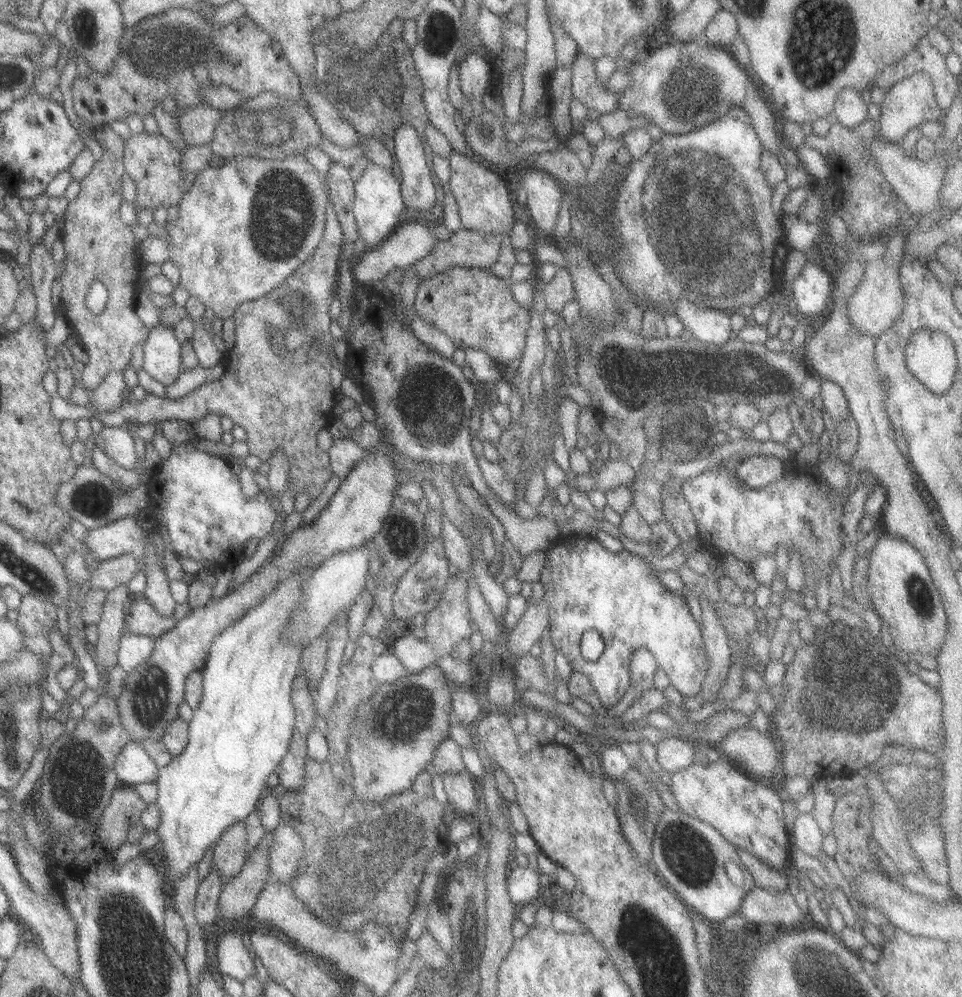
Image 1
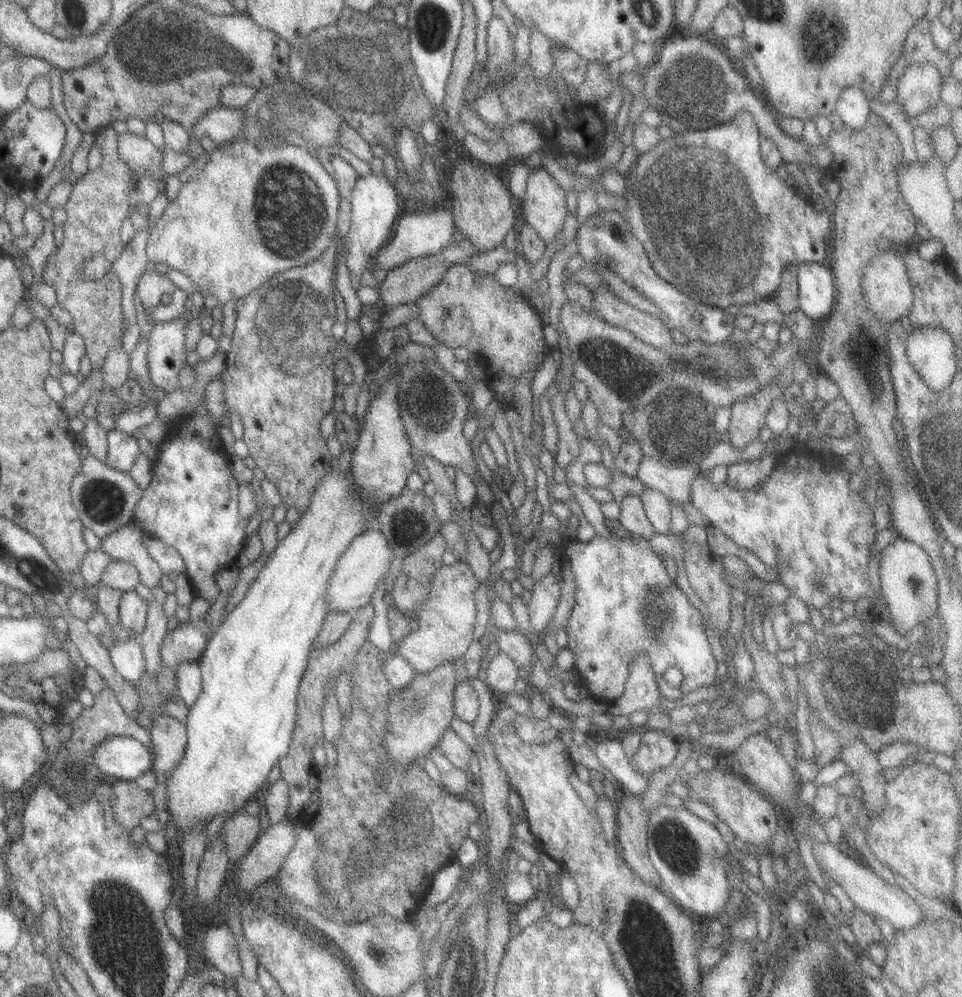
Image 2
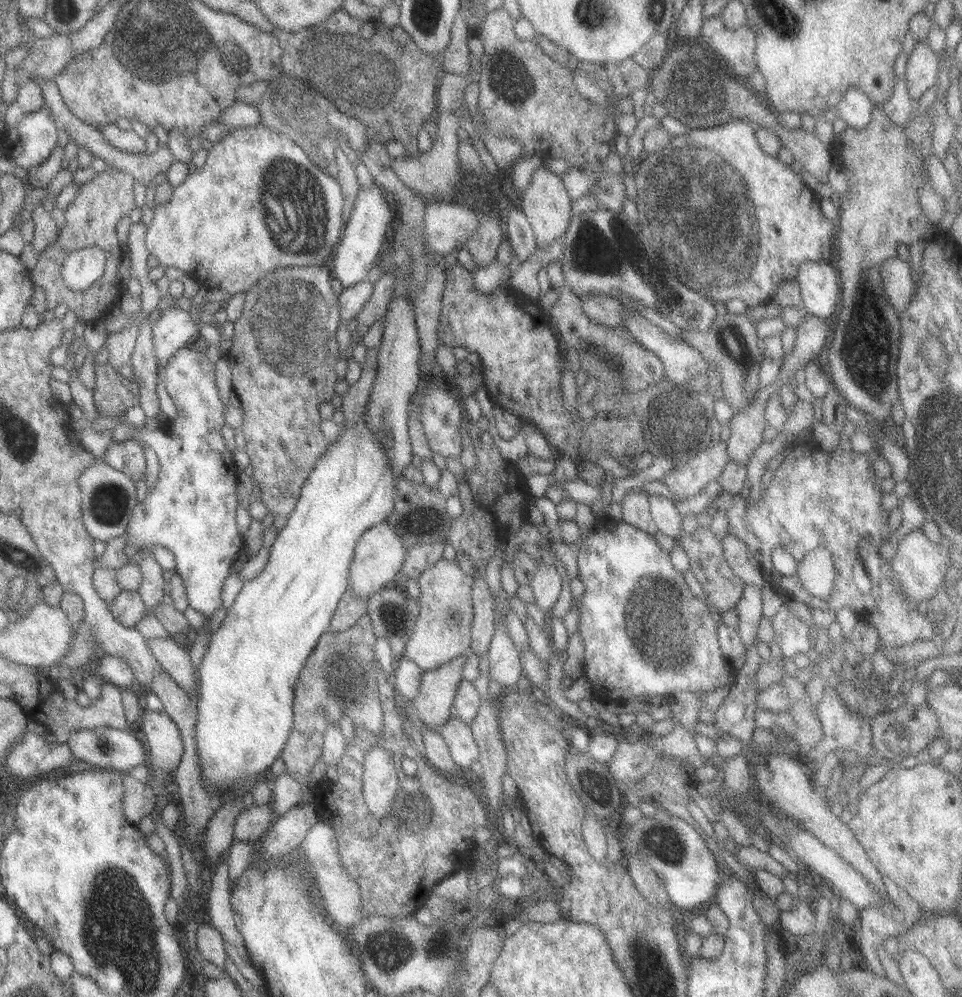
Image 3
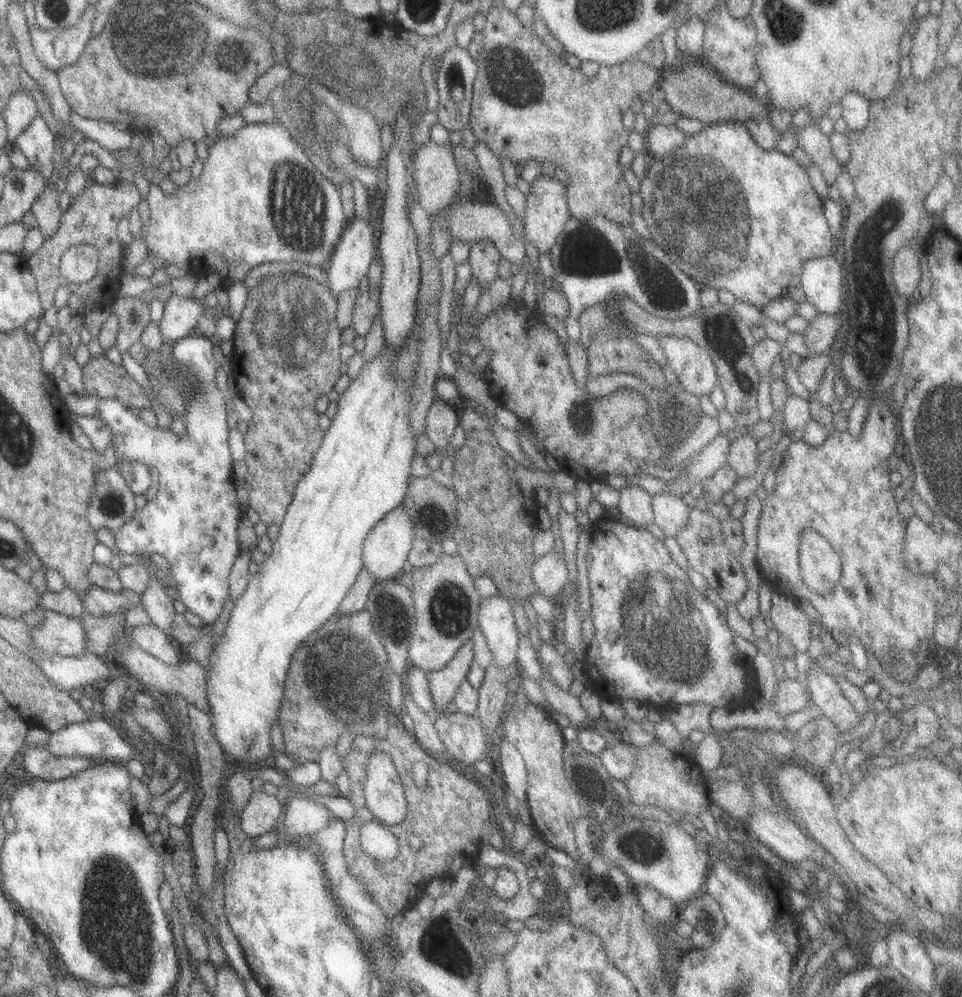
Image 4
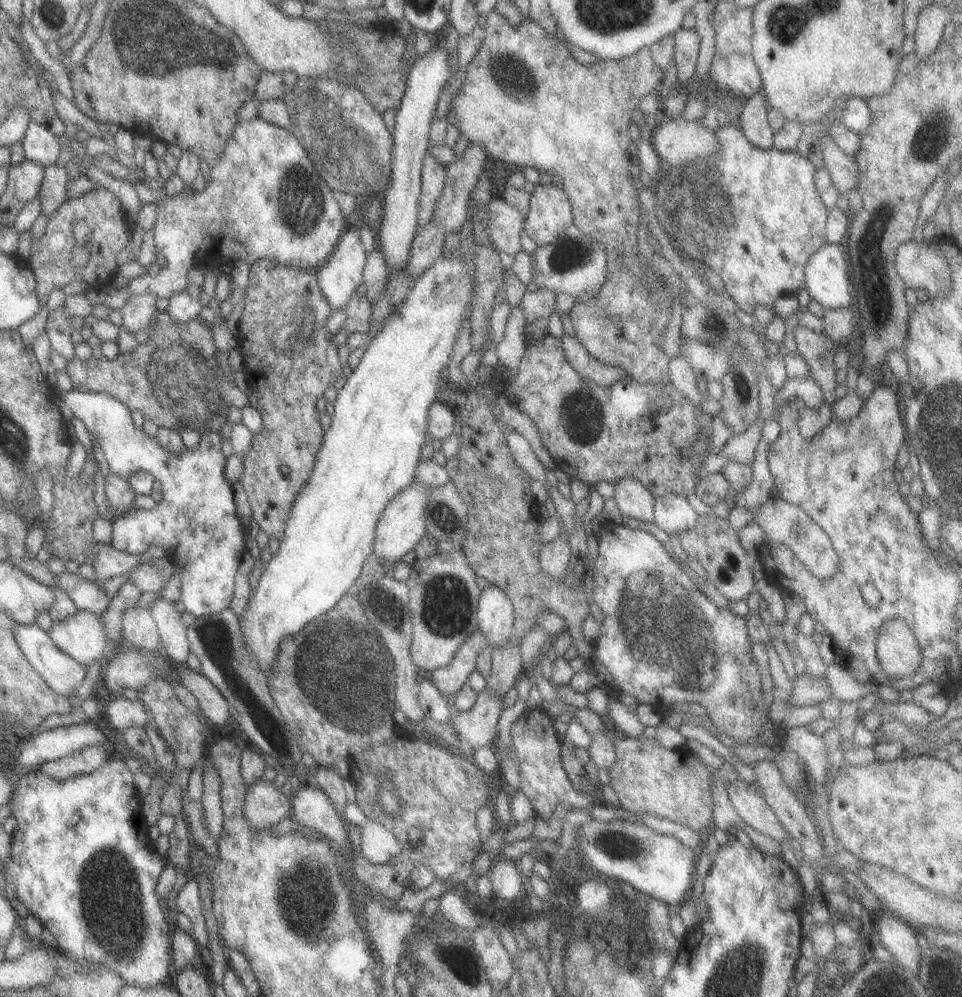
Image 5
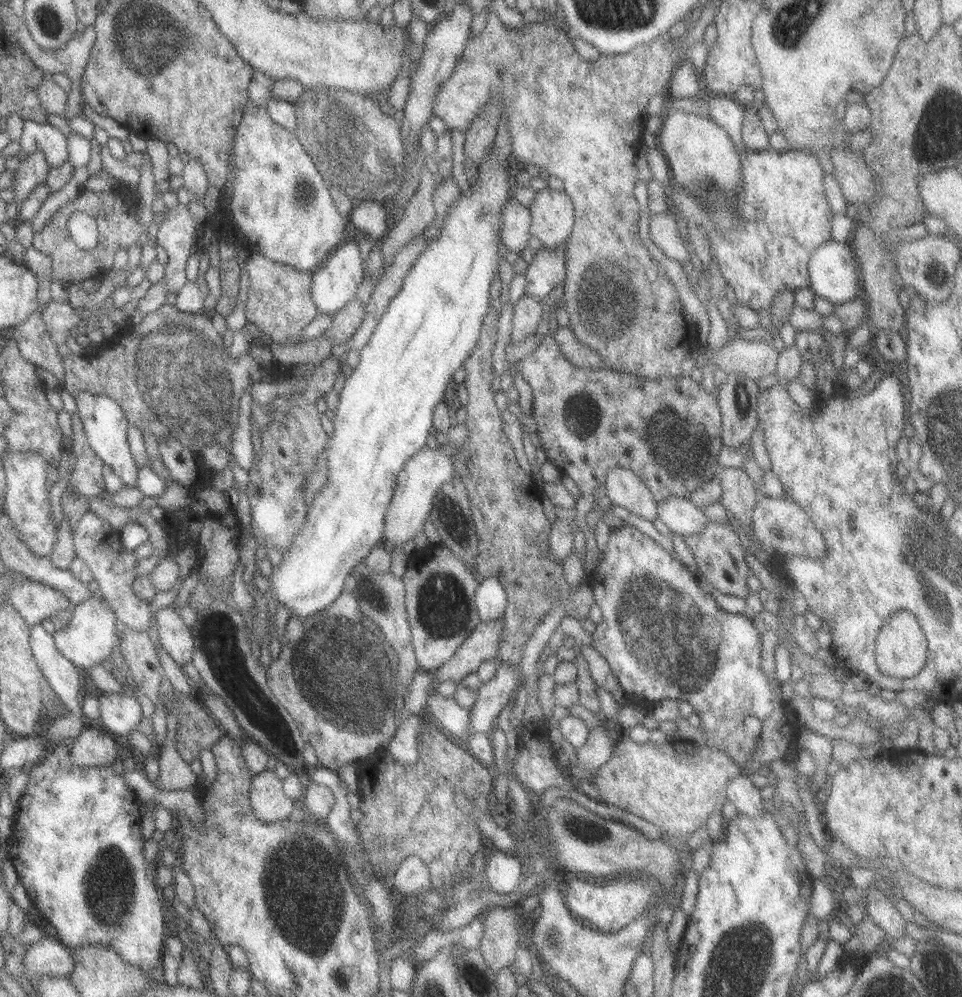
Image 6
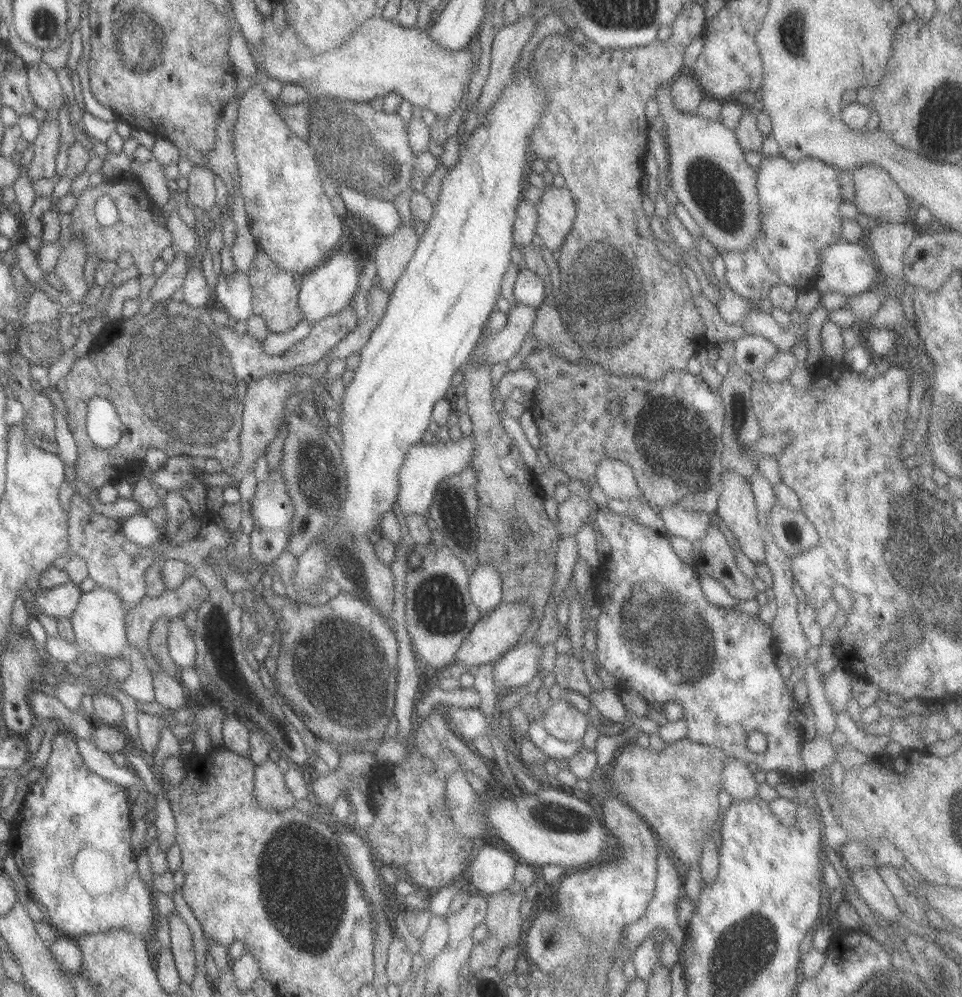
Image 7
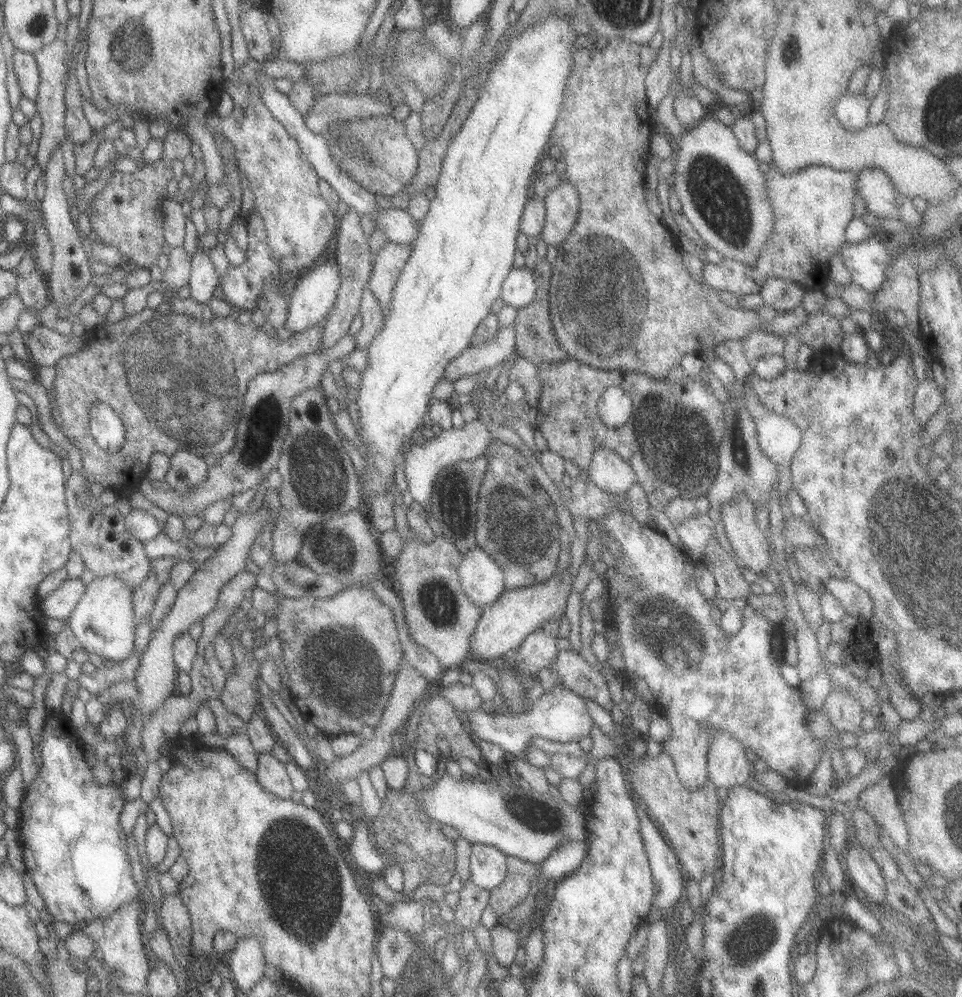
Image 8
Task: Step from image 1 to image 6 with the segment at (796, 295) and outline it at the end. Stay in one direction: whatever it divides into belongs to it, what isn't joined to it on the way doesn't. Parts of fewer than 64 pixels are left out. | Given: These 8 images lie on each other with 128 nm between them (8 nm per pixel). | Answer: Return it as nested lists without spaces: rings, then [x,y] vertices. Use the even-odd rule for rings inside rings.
[[[831,239],[815,247],[809,255],[806,271],[808,287],[815,293],[815,296],[827,300],[831,304],[850,301],[860,294],[856,261],[847,243]]]

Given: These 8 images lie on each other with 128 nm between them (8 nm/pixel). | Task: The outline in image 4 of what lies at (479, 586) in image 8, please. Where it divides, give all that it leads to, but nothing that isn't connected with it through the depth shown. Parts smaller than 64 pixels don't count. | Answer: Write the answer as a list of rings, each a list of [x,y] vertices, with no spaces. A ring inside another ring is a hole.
[[[499,593],[480,599],[476,626],[479,626],[485,644],[492,654],[491,663],[503,669],[516,663],[518,632],[515,630],[511,606]]]

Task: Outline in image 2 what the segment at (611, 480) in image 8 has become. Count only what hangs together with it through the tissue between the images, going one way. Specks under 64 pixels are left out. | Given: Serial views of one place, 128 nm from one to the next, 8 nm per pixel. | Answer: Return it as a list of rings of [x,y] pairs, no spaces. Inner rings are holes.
[[[625,495],[618,505],[619,524],[631,535],[649,539],[654,535],[651,524],[643,512],[643,503],[638,495]]]

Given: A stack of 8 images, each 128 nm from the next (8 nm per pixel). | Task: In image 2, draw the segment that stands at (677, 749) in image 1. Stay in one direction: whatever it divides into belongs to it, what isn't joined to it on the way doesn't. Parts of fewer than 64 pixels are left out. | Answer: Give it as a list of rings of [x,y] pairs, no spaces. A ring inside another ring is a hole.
[[[644,728],[640,733],[639,747],[631,757],[630,765],[645,775],[671,766],[677,753],[677,745],[676,737],[665,731]]]

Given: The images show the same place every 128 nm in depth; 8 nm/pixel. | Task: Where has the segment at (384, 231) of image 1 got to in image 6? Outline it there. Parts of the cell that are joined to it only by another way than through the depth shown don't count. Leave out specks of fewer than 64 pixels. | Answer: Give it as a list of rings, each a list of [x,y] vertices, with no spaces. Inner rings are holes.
[[[345,239],[311,274],[310,298],[319,314],[332,315],[353,298],[356,298],[357,287],[364,277],[364,266],[359,258],[357,240]]]

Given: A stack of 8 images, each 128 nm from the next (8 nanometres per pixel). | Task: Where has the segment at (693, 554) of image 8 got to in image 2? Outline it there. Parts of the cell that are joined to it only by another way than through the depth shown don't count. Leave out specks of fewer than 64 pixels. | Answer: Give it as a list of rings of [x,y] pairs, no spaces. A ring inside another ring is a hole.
[[[646,487],[643,488],[639,499],[643,503],[643,512],[654,533],[667,535],[670,526],[670,500],[659,491]]]

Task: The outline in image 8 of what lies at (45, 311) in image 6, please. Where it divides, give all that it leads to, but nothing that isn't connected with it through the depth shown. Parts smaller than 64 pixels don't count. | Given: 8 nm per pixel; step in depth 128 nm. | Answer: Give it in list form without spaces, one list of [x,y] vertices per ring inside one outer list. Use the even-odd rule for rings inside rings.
[[[27,245],[25,255],[11,271],[15,275],[15,293],[21,299],[23,308],[37,316],[39,310],[49,304],[50,299],[45,277],[35,269],[31,254],[31,247]]]

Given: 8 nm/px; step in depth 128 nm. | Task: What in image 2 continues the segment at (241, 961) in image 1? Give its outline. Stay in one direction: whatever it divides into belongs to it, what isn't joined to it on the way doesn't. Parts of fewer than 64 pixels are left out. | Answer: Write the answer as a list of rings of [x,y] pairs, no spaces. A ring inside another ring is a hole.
[[[227,926],[209,928],[203,934],[203,955],[211,968],[229,979],[241,974],[234,934]]]

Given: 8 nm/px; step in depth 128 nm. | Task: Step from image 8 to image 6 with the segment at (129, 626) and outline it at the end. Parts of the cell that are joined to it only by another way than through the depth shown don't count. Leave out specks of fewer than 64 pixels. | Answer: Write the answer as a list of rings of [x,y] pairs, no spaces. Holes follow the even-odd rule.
[[[96,593],[91,594],[91,597],[71,607],[71,616],[65,628],[51,634],[53,645],[71,664],[80,670],[86,670],[109,659],[109,654],[117,644],[116,623],[111,607],[103,599],[99,599]]]

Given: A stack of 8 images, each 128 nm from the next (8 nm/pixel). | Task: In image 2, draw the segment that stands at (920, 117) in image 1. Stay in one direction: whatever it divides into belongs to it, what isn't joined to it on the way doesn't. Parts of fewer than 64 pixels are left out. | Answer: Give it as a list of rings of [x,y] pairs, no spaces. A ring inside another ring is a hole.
[[[927,62],[906,66],[895,84],[895,101],[913,122],[921,112],[935,105],[942,87],[937,68]]]

